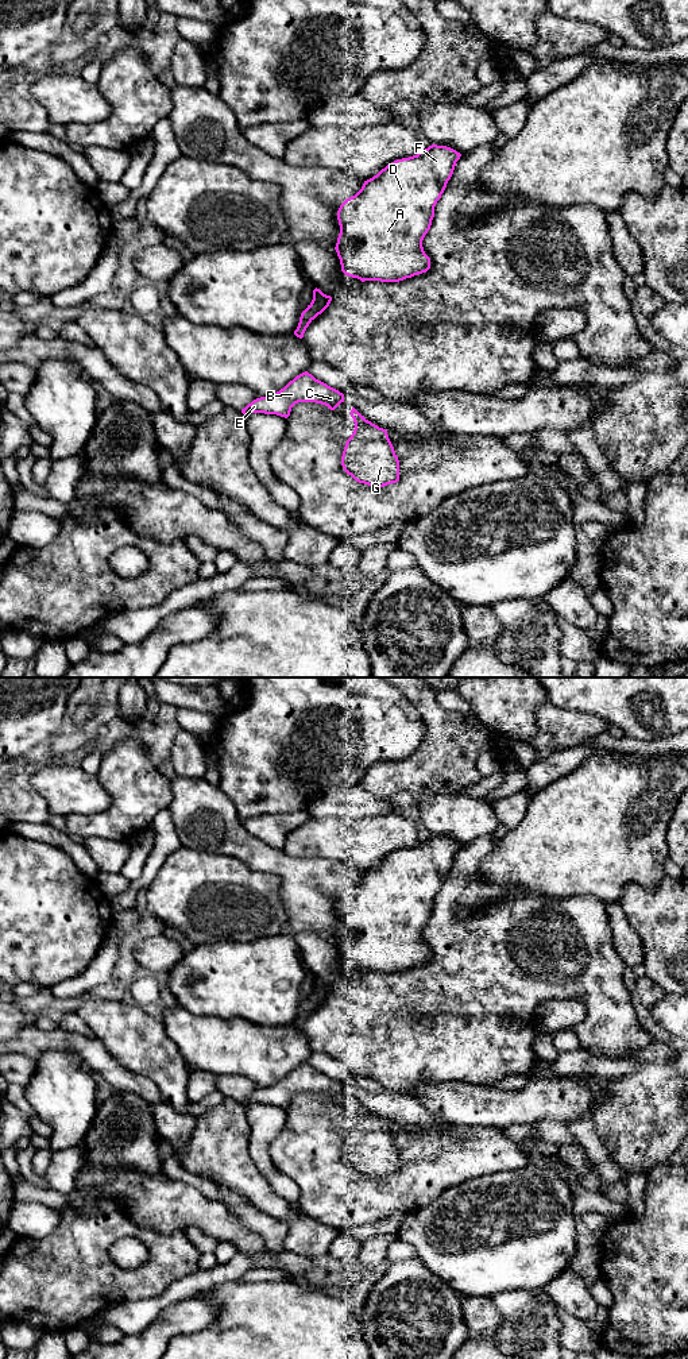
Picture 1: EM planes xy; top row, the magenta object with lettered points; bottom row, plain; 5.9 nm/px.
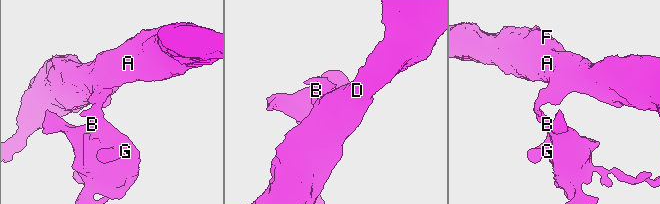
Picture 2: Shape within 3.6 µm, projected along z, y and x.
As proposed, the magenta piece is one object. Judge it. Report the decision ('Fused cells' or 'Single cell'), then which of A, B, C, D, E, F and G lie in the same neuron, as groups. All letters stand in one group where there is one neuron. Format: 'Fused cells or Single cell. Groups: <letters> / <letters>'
Fused cells. Groups: A D F / B C E G

